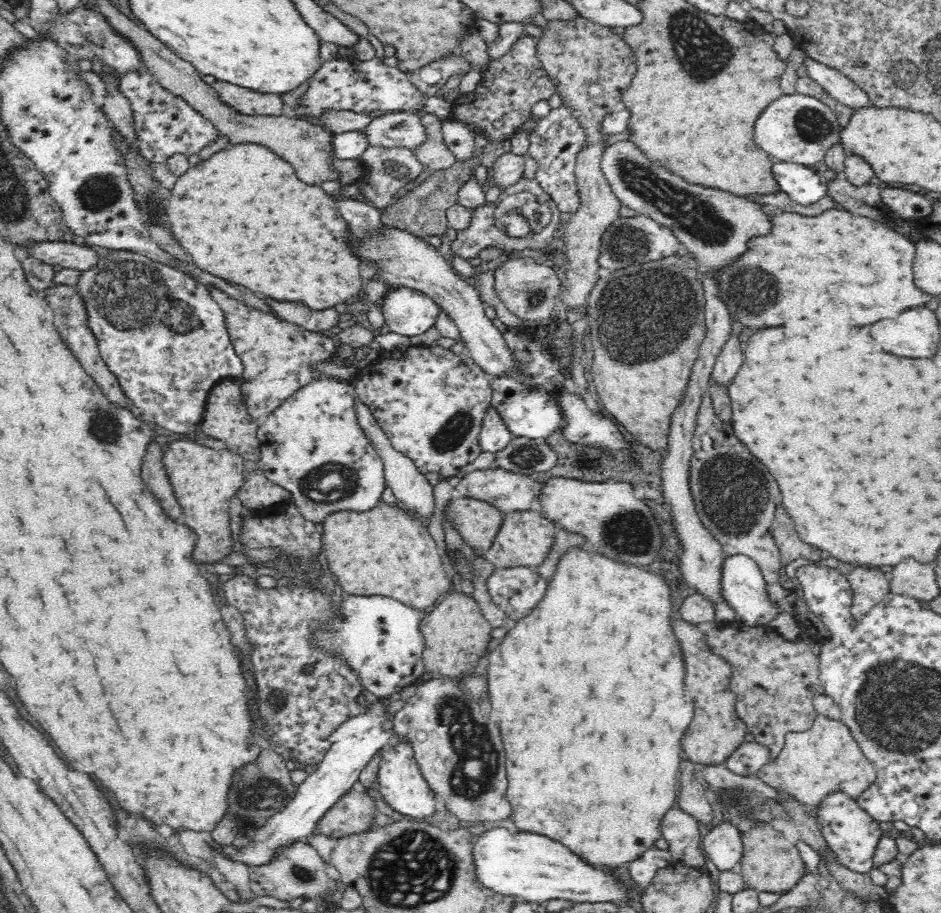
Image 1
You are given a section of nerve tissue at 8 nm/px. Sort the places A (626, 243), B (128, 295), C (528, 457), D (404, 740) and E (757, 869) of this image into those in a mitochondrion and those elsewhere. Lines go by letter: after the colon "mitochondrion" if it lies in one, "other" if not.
A: mitochondrion
B: mitochondrion
C: mitochondrion
D: other
E: other

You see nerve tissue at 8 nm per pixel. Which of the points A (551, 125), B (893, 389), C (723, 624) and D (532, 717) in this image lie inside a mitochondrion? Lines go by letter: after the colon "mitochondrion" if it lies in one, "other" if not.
A: other
B: other
C: other
D: other

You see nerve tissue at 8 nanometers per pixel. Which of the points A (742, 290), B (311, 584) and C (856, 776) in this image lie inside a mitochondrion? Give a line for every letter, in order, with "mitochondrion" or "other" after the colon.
A: mitochondrion
B: other
C: other

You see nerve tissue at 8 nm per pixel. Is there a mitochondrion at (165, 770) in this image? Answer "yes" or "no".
no

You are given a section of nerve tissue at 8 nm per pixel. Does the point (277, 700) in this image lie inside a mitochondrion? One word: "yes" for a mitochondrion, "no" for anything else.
yes

